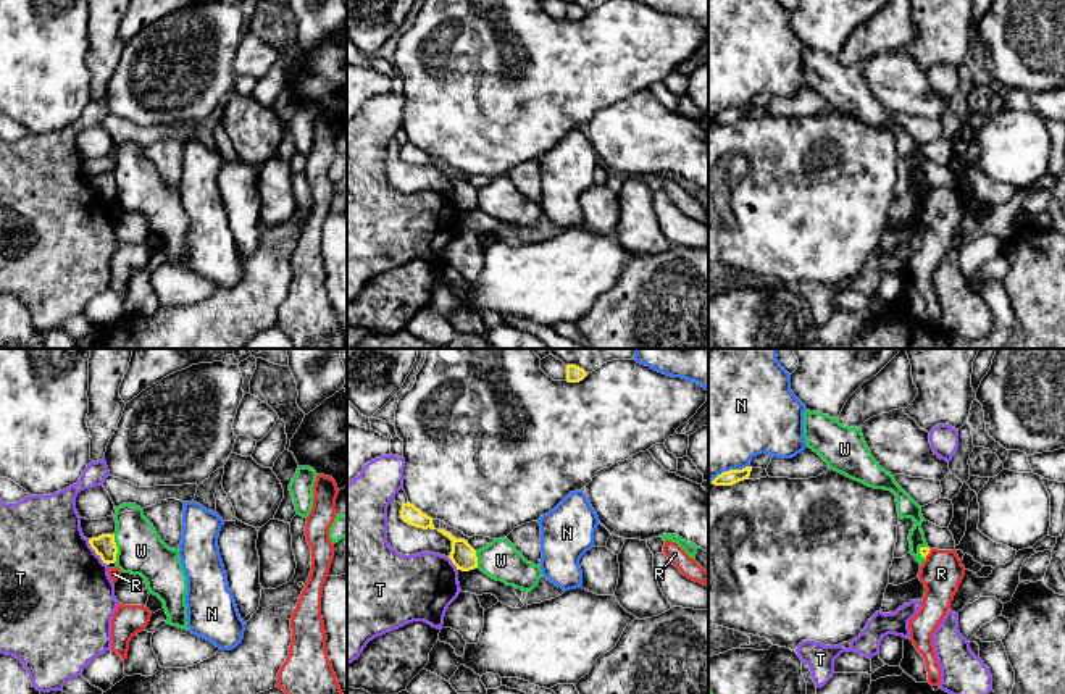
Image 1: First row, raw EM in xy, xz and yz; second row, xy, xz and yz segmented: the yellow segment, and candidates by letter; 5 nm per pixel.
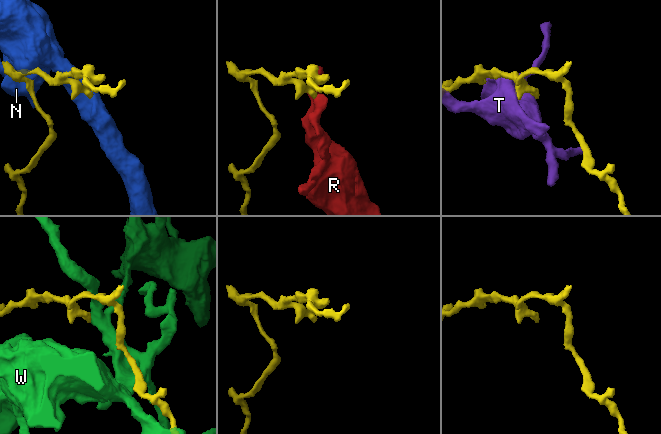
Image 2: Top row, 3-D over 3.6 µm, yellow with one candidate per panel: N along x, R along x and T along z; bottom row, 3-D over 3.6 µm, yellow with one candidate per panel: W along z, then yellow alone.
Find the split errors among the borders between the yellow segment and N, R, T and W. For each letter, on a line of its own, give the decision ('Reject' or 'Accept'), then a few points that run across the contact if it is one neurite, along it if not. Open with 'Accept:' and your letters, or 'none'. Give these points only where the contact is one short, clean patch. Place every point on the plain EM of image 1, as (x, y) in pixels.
Accept: none
N: Reject
R: Reject. Line: yz (931, 188), (925, 196)
T: Reject
W: Reject. Line: xy (113, 173), (116, 186), (115, 200)

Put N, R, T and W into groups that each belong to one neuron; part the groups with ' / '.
N / R / T / W

